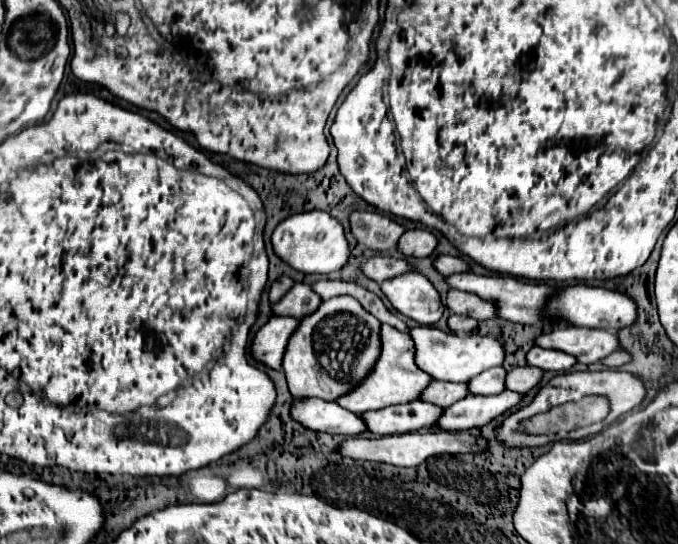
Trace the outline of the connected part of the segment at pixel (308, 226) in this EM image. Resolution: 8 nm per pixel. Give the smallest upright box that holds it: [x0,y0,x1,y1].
[271,210,351,274]

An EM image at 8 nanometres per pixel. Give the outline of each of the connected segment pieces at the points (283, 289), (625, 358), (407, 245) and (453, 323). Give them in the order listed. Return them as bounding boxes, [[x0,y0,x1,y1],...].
[[269,276,293,304],[603,350,631,368],[399,228,437,258],[449,314,477,334]]

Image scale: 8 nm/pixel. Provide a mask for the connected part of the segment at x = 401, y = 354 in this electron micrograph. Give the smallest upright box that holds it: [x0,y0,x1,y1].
[337,324,431,414]

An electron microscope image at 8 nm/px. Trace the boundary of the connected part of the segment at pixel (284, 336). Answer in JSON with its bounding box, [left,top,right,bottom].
[253,316,299,370]

